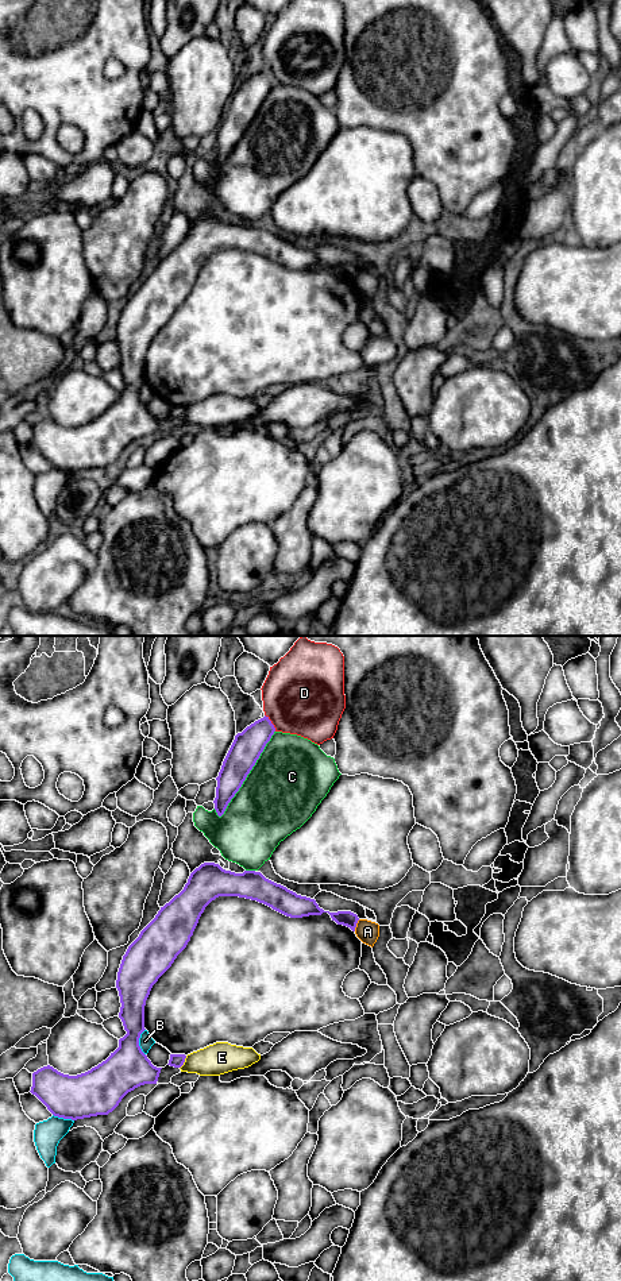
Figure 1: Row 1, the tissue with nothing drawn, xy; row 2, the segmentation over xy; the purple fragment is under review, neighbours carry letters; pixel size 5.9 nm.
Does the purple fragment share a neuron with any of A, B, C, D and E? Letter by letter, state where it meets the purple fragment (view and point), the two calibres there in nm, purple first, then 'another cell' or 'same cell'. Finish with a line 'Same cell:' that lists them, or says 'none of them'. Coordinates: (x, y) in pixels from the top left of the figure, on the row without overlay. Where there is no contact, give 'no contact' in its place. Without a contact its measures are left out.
A: meets purple in xy at (355, 277); 90 nm thick on the purple side, 140 nm on the other; another cell
B: meets purple in xy at (138, 394); 260 nm thick on the purple side, 80 nm on the other; another cell
C: meets purple in xy at (249, 124); 180 nm thick on the purple side, 460 nm on the other; another cell
D: meets purple in xy at (270, 74); 180 nm thick on the purple side, 480 nm on the other; another cell
E: meets purple in xy at (184, 413); 80 nm thick on the purple side, 190 nm on the other; another cell
Same cell: none of them

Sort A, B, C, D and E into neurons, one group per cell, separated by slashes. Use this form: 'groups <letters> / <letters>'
groups A / B / C / D / E

